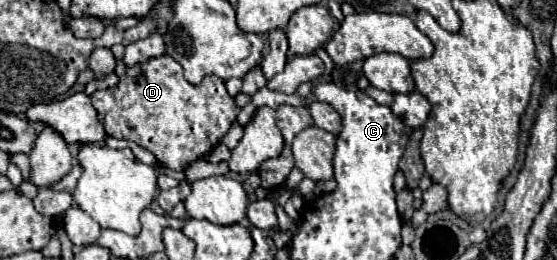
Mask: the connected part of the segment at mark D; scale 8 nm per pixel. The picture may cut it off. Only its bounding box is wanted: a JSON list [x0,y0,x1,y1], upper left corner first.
[90,55,240,171]

